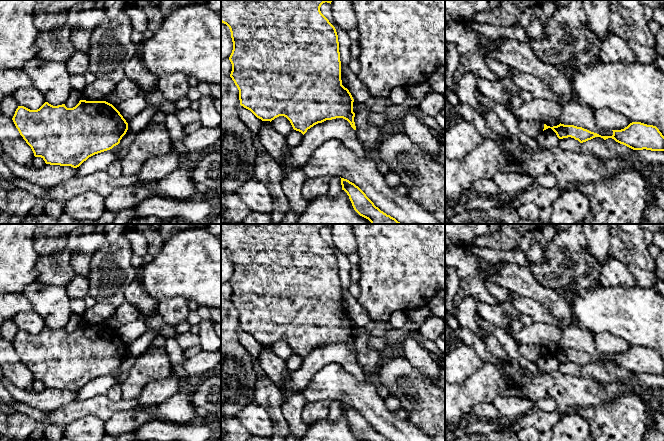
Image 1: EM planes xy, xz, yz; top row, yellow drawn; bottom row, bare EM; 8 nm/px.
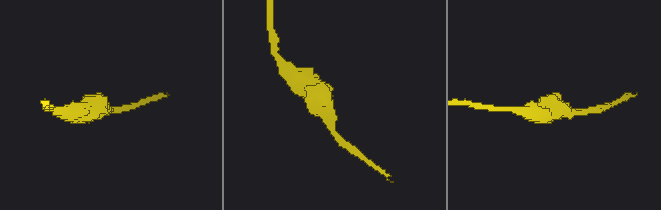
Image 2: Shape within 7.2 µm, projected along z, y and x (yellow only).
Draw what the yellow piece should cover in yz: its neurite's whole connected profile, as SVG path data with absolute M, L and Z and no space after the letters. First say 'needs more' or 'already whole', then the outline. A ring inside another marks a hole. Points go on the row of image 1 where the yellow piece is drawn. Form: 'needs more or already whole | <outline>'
already whole | M632 122L624 129L612 130L612 136L601 136L582 127L561 123L553 127L544 124L543 131L548 128L551 128L559 139L571 137L583 143L595 137L601 137L604 140L612 138L633 150L664 151L664 136L659 129L641 122Z

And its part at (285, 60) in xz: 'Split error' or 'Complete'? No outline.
Complete

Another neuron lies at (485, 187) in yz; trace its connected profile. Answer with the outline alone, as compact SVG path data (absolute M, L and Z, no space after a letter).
M491 179L475 181L471 186L471 192L490 198L504 198L498 187Z

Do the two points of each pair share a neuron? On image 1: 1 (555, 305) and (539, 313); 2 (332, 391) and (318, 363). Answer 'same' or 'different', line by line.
1: different
2: different

